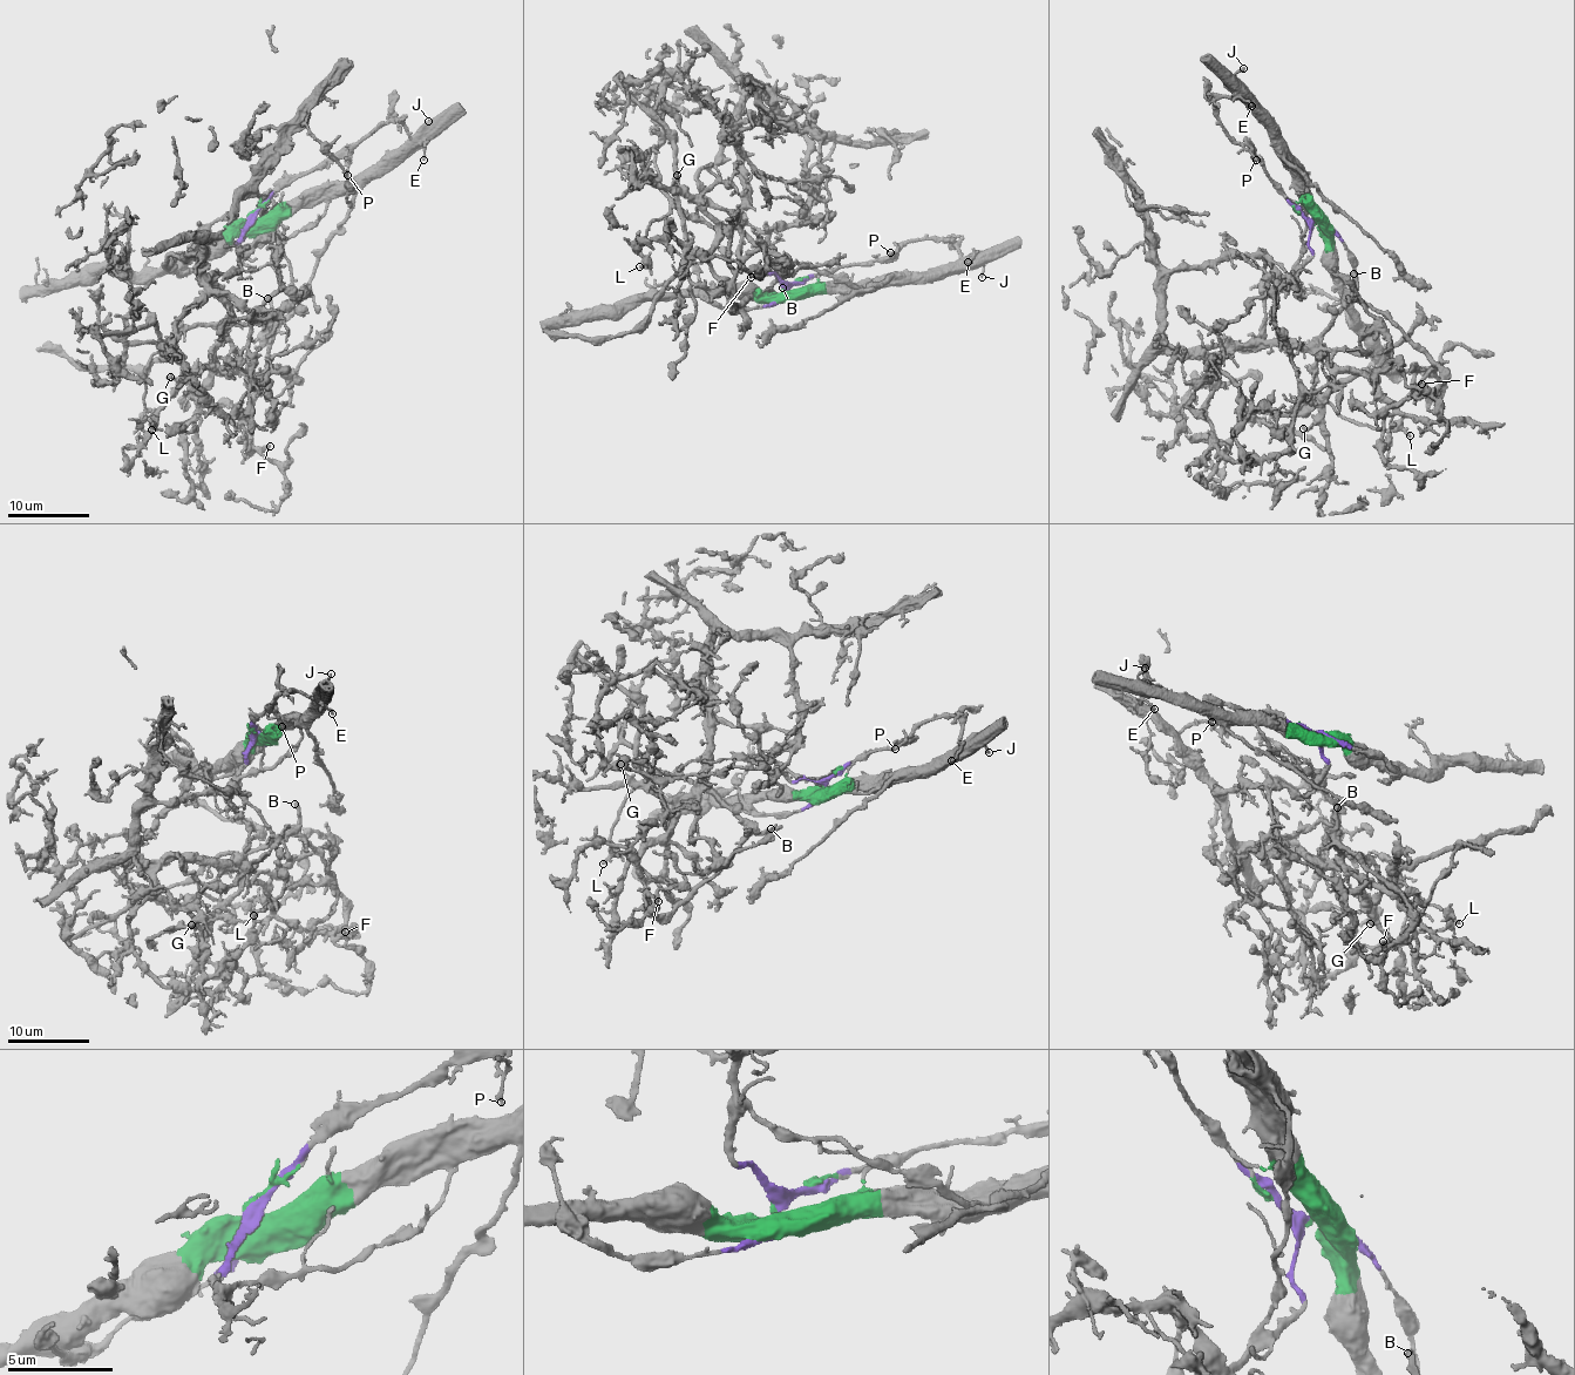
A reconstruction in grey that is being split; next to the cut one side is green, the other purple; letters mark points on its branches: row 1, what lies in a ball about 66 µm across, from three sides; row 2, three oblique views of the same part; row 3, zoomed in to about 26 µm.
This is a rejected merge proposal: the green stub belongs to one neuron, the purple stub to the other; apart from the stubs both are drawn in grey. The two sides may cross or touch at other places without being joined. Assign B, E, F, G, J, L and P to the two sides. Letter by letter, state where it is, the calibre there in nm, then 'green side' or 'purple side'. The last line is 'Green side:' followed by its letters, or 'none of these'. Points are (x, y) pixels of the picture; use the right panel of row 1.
B: (1353, 273) | 260 nm | purple side
E: (1251, 106) | 130 nm | green side
F: (1421, 384) | 160 nm | purple side
G: (1303, 428) | 200 nm | purple side
J: (1243, 68) | 140 nm | green side
L: (1410, 435) | 160 nm | purple side
P: (1256, 160) | 160 nm | purple side
Green side: E, J

